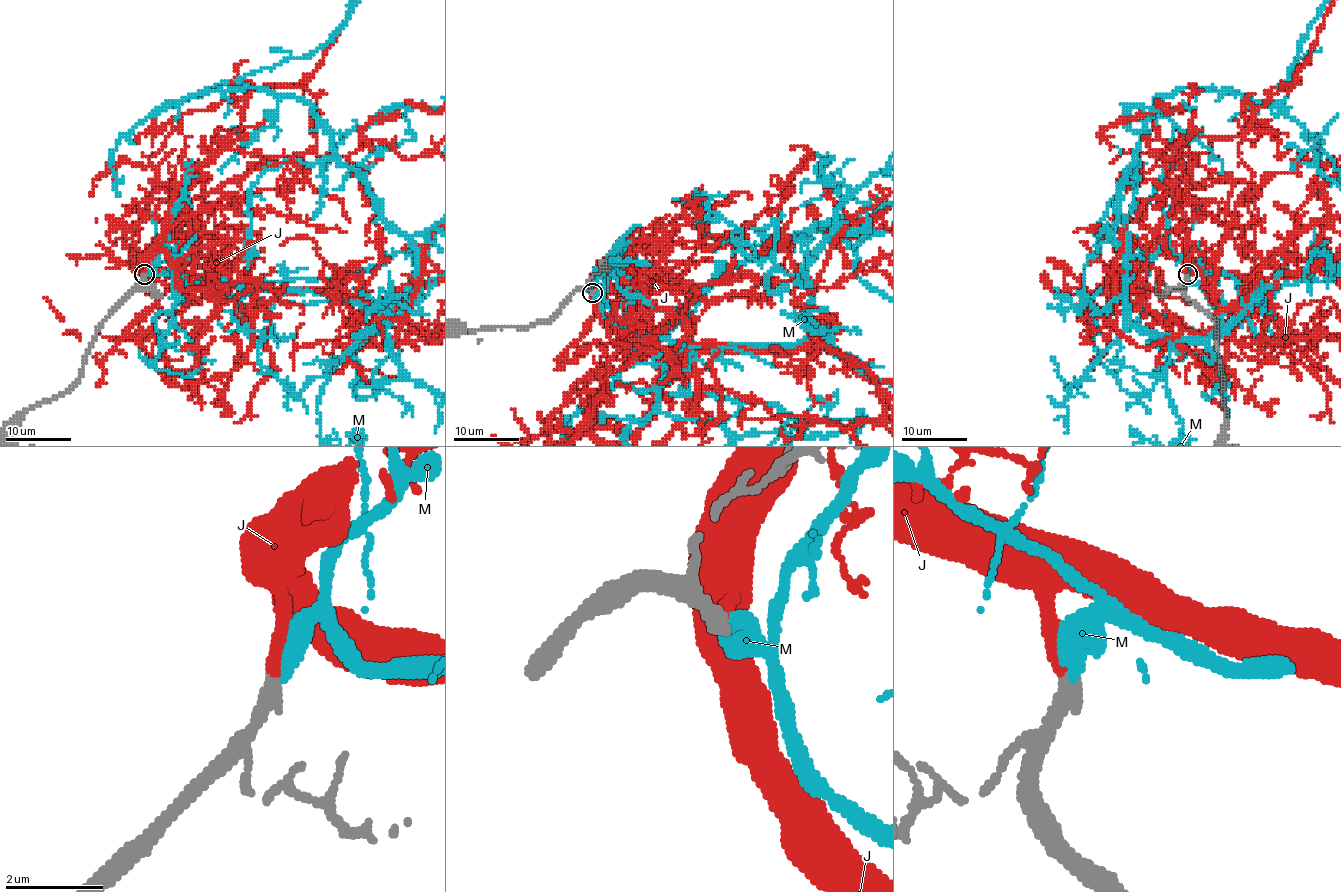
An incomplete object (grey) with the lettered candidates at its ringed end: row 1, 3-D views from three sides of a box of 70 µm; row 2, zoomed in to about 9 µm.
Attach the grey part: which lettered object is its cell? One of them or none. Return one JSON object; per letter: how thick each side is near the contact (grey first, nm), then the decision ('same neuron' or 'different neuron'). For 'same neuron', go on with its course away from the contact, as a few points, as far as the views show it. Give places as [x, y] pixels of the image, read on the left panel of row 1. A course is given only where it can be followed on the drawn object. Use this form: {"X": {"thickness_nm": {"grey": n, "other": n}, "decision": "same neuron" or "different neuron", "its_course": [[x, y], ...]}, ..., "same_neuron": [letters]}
{"J": {"thickness_nm": {"grey": 380, "other": 320}, "decision": "same neuron"}, "M": {"thickness_nm": {"grey": 380, "other": 440}, "decision": "different neuron"}, "same_neuron": ["J"]}

